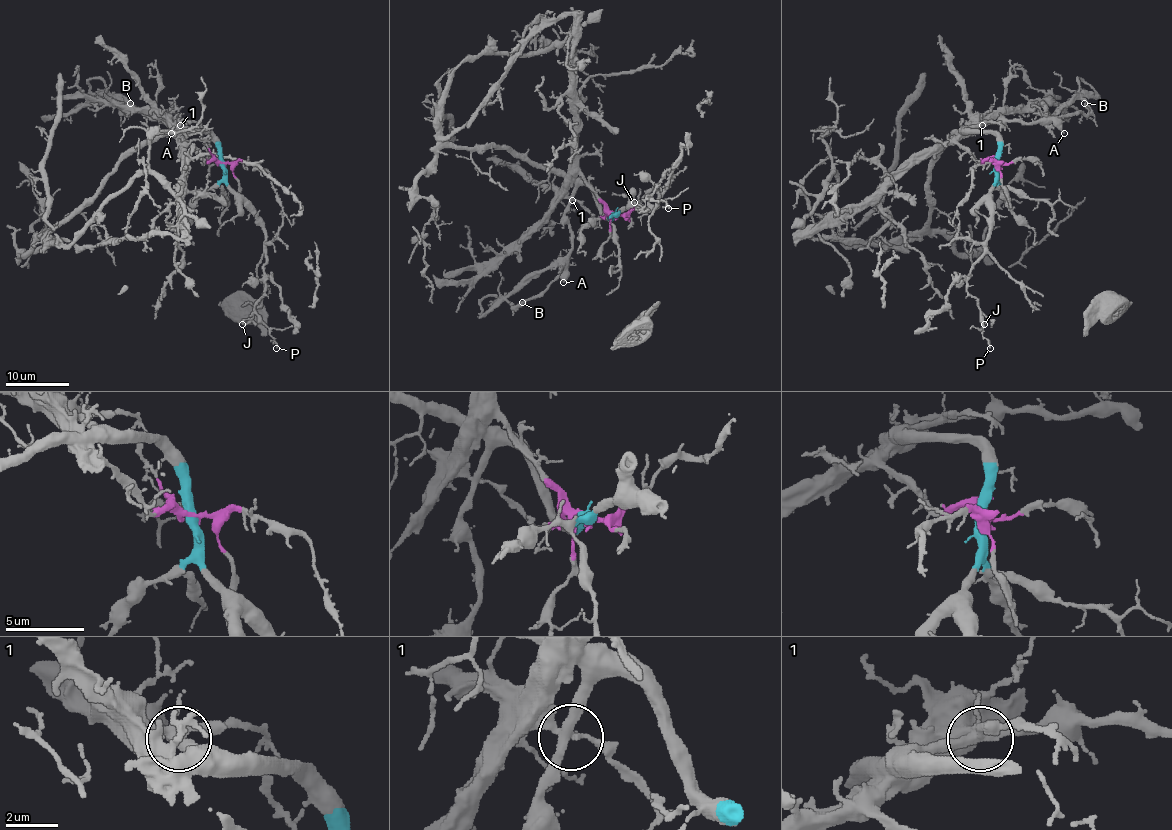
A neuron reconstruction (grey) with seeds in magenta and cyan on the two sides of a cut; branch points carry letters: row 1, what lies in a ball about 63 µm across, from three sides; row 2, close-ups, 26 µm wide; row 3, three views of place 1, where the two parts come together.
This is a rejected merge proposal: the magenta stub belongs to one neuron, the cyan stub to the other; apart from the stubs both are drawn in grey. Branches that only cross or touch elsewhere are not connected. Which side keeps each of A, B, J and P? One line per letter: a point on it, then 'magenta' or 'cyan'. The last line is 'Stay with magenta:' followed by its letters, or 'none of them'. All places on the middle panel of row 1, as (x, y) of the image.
A: at (563, 282); cyan
B: at (522, 302); cyan
J: at (634, 202); cyan
P: at (668, 208); cyan
Stay with magenta: none of them

